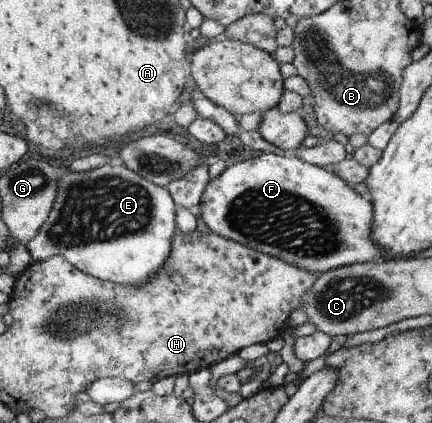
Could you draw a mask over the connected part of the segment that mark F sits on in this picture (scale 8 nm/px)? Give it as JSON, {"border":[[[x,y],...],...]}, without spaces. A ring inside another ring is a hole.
{"border":[[[263,153],[255,159],[227,167],[206,184],[199,208],[201,219],[222,239],[269,255],[309,274],[323,274],[339,267],[387,260],[386,249],[372,238],[373,205],[366,195],[355,193],[338,176],[300,161],[294,154],[278,157]]]}

